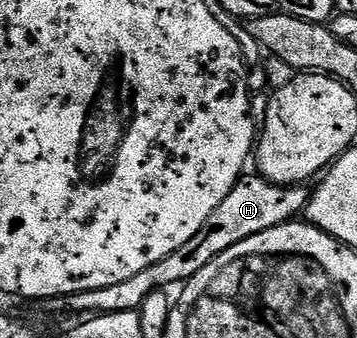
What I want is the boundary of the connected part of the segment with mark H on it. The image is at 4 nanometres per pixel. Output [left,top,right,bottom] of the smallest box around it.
[44,173,312,317]

